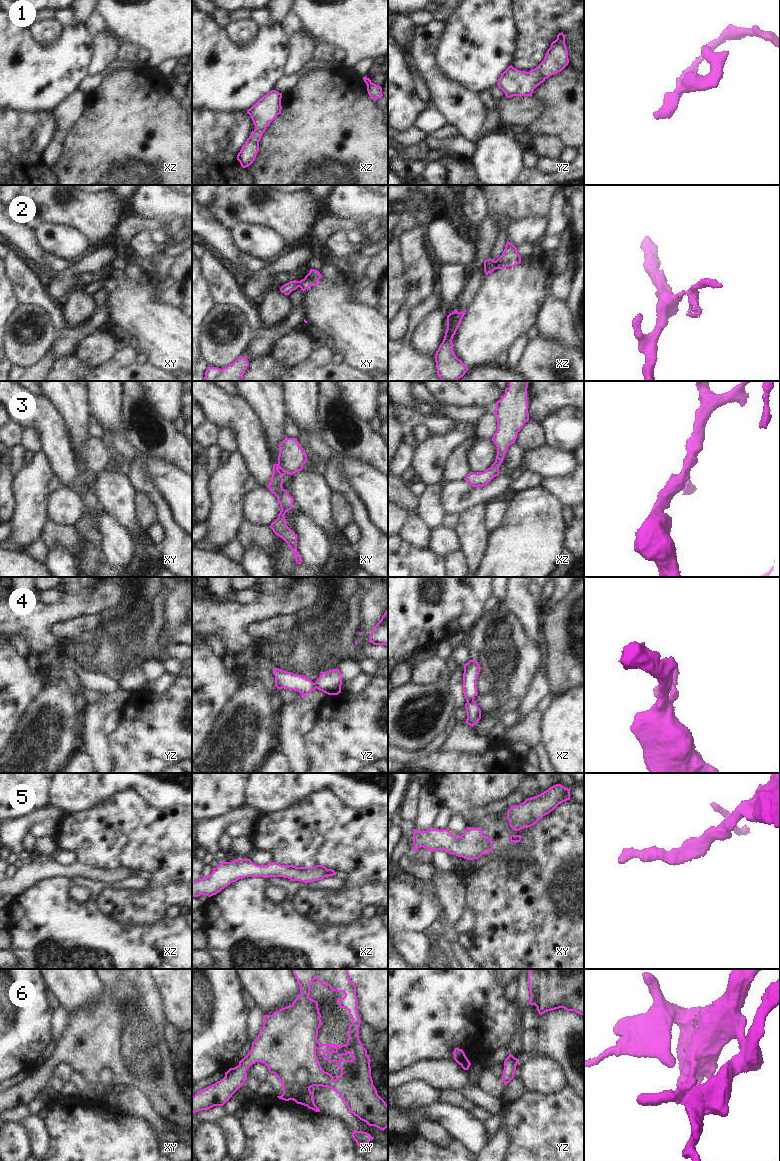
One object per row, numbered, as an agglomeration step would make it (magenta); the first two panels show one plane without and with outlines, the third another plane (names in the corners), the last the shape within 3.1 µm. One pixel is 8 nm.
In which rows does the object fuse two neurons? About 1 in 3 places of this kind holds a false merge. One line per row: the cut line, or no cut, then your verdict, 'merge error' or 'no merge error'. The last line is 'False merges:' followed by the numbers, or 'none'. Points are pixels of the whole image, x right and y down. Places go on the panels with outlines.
1: no cut; no merge error
2: cut in xz along (494, 261), (495, 268); merge error
3: no cut; no merge error
4: cut in xz along (473, 699), (467, 702); merge error
5: no cut; no merge error
6: no cut; no merge error
False merges: 2, 4

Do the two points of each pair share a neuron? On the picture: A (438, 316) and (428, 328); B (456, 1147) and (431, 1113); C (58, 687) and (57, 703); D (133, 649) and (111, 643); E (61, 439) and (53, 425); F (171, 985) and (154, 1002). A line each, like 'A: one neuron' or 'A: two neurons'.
A: one neuron
B: two neurons
C: one neuron
D: two neurons
E: one neuron
F: two neurons

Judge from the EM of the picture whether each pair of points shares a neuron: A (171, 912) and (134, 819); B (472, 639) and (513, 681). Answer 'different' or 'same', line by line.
A: different
B: same

